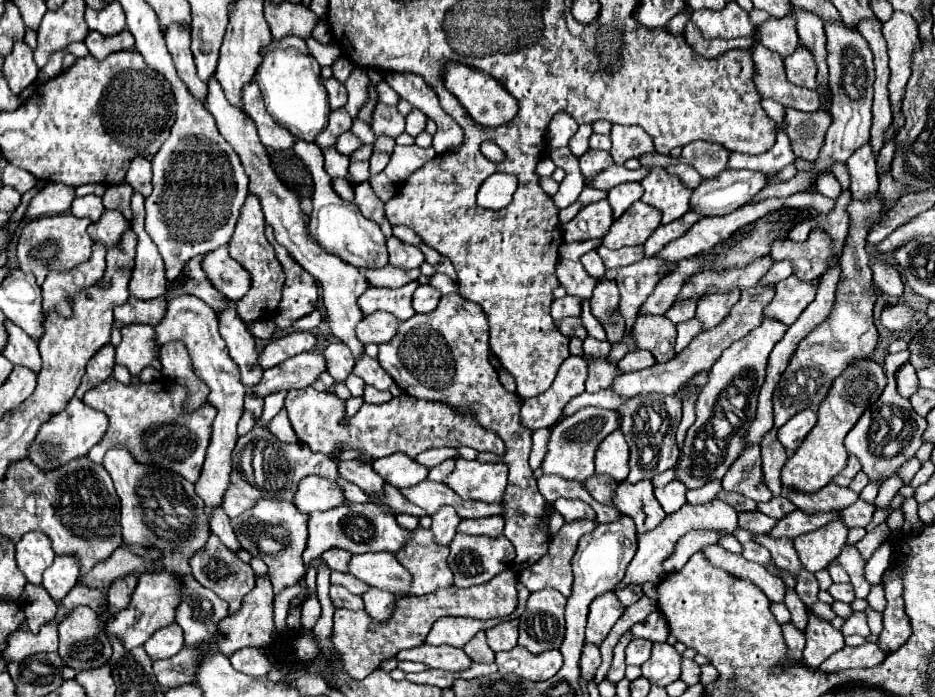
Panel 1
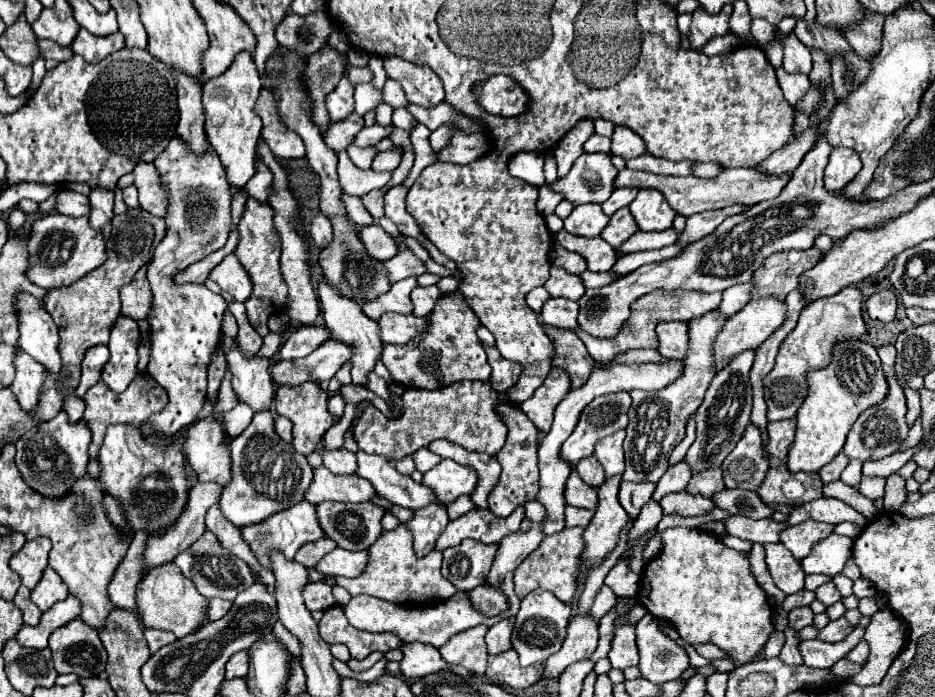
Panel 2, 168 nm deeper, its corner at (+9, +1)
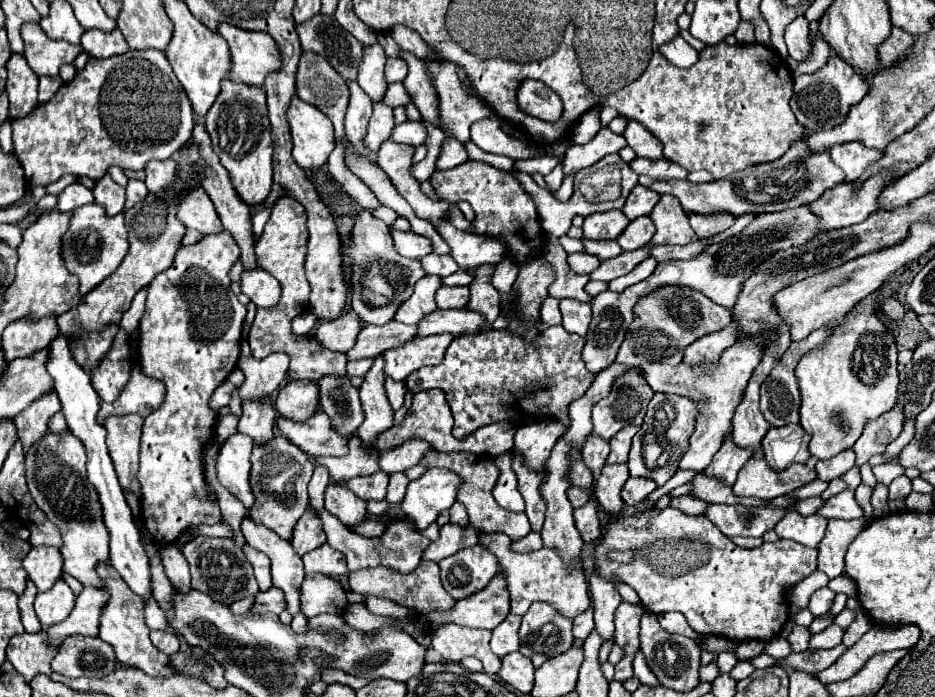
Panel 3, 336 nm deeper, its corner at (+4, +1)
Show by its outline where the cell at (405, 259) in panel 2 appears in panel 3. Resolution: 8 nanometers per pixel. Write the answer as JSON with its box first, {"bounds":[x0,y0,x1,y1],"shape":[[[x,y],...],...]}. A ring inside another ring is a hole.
{"bounds":[422,252,460,278],"shape":[[[434,252],[422,258],[422,268],[424,268],[426,274],[436,274],[440,278],[450,276],[450,274],[460,270],[460,266],[456,266],[456,260],[452,258],[452,254],[440,256],[440,254],[434,254]]]}

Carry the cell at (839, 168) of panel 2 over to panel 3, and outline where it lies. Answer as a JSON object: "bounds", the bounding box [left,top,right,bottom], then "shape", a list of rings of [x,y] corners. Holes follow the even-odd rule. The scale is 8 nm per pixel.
{"bounds":[830,142,882,182],"shape":[[[846,142],[840,146],[832,146],[830,156],[832,156],[832,162],[846,172],[846,182],[854,182],[862,176],[862,172],[872,162],[882,158],[882,152],[872,150],[862,142]]]}

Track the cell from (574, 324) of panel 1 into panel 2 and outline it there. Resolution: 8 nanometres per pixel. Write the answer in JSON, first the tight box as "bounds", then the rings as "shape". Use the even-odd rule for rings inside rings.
{"bounds":[573,290,723,362],"shape":[[[653,290],[653,292],[641,296],[637,302],[631,304],[631,316],[623,324],[623,328],[619,330],[619,334],[615,338],[599,340],[599,338],[595,338],[595,336],[587,334],[585,330],[579,330],[579,328],[575,328],[573,332],[581,338],[587,352],[591,354],[591,358],[595,358],[597,362],[609,362],[615,354],[631,350],[631,348],[655,348],[657,346],[657,338],[655,338],[655,324],[657,322],[691,320],[691,318],[697,318],[697,316],[703,316],[705,312],[717,310],[717,306],[721,302],[721,294],[723,292],[699,294],[697,290]]]}

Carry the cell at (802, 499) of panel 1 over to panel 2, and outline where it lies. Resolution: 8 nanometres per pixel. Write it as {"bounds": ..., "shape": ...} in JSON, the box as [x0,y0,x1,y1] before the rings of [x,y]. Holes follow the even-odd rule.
{"bounds":[757,466,823,506],"shape":[[[785,466],[769,468],[765,480],[761,482],[757,494],[767,504],[789,504],[801,506],[815,498],[821,498],[823,482],[819,474],[805,472],[785,472]]]}

